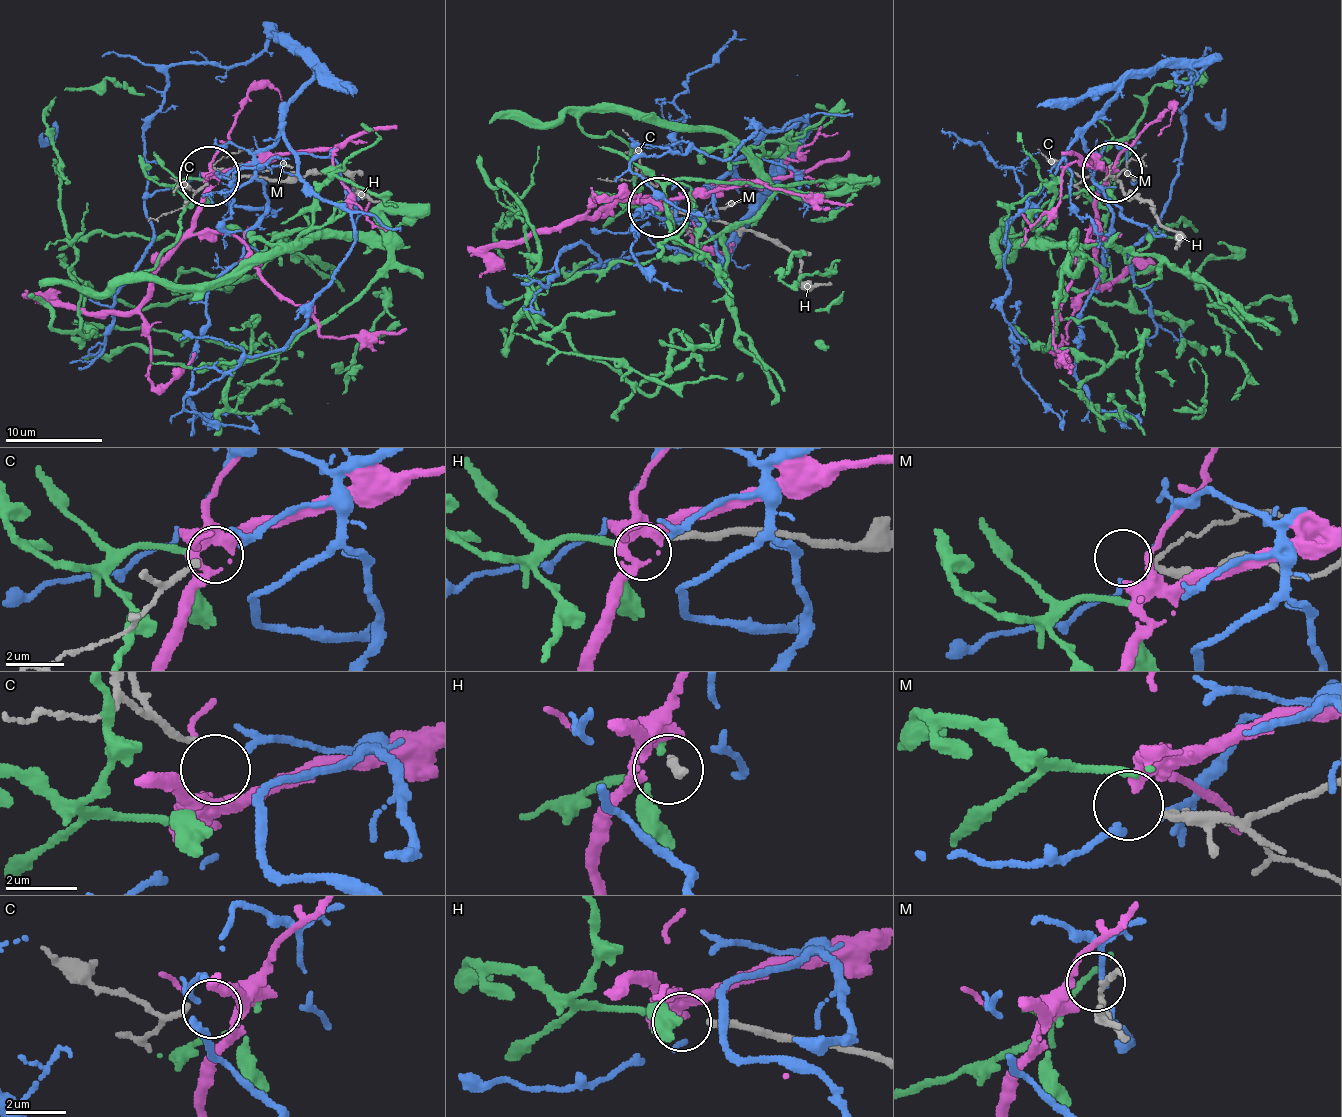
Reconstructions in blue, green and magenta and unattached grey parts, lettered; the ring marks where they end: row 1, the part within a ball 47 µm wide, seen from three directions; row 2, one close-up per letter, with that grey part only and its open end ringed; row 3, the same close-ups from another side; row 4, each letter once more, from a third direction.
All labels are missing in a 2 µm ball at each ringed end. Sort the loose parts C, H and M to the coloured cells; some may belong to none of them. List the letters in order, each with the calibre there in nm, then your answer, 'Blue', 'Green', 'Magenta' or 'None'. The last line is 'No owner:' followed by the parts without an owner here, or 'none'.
C: Thickness 180 nm. Blue
H: Thickness 170 nm. Green
M: Thickness 170 nm. None
No owner: M

